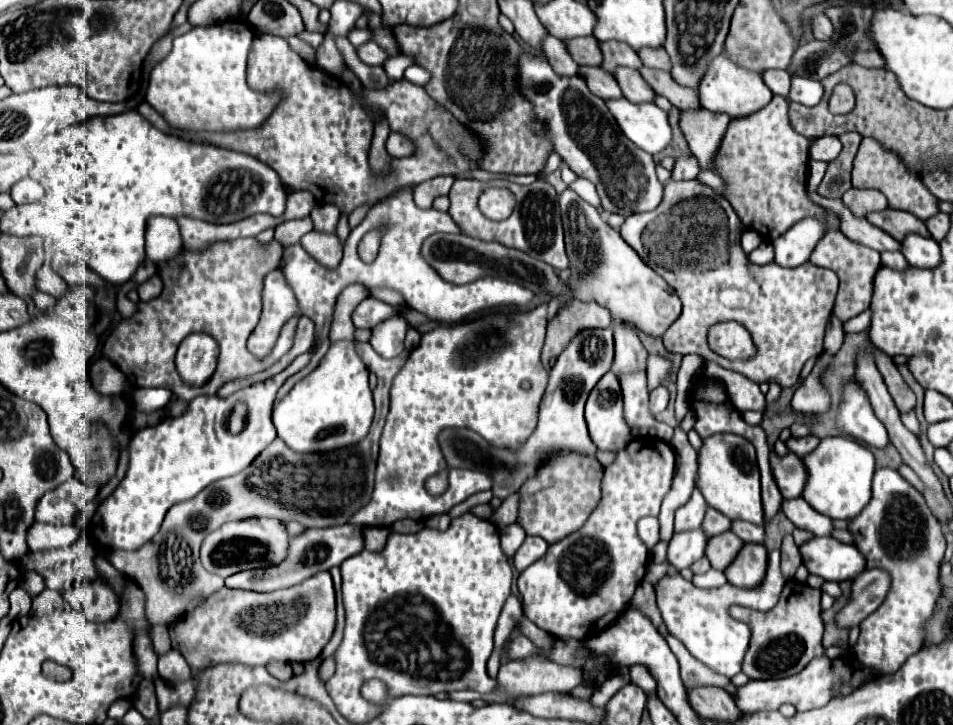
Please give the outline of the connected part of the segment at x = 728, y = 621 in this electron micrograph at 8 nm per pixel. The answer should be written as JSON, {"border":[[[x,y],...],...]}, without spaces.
{"border":[[[770,551],[768,579],[764,579],[764,585],[760,585],[760,589],[740,589],[730,583],[718,589],[700,589],[686,581],[682,575],[666,575],[656,583],[656,599],[668,631],[674,633],[698,661],[708,665],[714,673],[732,679],[736,673],[742,671],[742,661],[748,653],[752,631],[746,623],[732,619],[728,615],[728,607],[742,605],[756,611],[770,611],[778,603],[784,585],[786,577],[780,571],[780,551]]]}

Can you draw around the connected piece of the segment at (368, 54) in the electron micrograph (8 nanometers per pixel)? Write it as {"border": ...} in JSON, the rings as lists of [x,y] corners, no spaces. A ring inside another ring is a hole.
{"border":[[[374,41],[364,43],[362,47],[358,47],[358,57],[366,63],[366,65],[374,65],[374,67],[382,67],[384,61],[388,59],[386,49],[382,49],[380,45],[376,45]]]}

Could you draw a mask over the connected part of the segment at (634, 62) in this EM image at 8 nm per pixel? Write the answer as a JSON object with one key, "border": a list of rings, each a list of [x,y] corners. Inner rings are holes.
{"border":[[[608,41],[608,45],[602,45],[602,53],[604,53],[604,63],[600,65],[606,73],[614,73],[618,67],[630,67],[640,71],[642,69],[642,61],[638,57],[638,53],[634,49],[628,49],[628,45],[620,45],[620,41]]]}

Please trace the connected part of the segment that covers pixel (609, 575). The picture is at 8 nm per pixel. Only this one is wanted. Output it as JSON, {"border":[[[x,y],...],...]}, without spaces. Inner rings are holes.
{"border":[[[638,437],[628,447],[616,453],[614,463],[608,465],[604,471],[602,501],[598,509],[592,511],[588,521],[576,533],[550,545],[546,555],[536,563],[532,563],[518,577],[518,589],[522,595],[524,613],[532,623],[536,623],[540,629],[544,629],[554,637],[562,637],[562,639],[572,637],[582,641],[584,637],[602,631],[606,625],[618,619],[618,615],[624,613],[636,587],[640,585],[646,573],[648,559],[650,559],[648,547],[640,541],[636,533],[636,523],[646,515],[660,513],[662,499],[672,489],[674,469],[676,469],[674,449],[656,437]]]}

